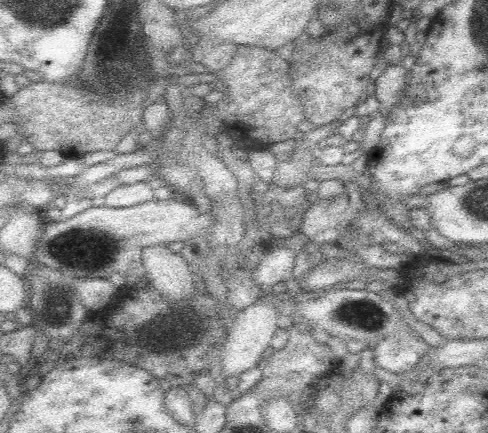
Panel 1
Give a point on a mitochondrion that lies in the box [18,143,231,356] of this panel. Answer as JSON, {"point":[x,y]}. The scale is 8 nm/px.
{"point":[78,242]}

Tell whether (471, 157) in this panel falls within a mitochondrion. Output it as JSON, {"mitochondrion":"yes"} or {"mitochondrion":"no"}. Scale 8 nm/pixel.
{"mitochondrion":"no"}

